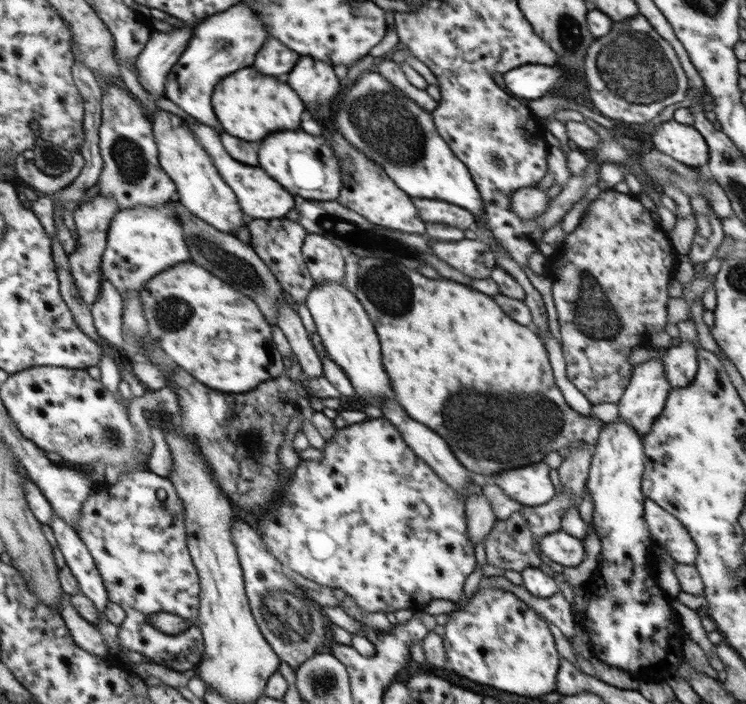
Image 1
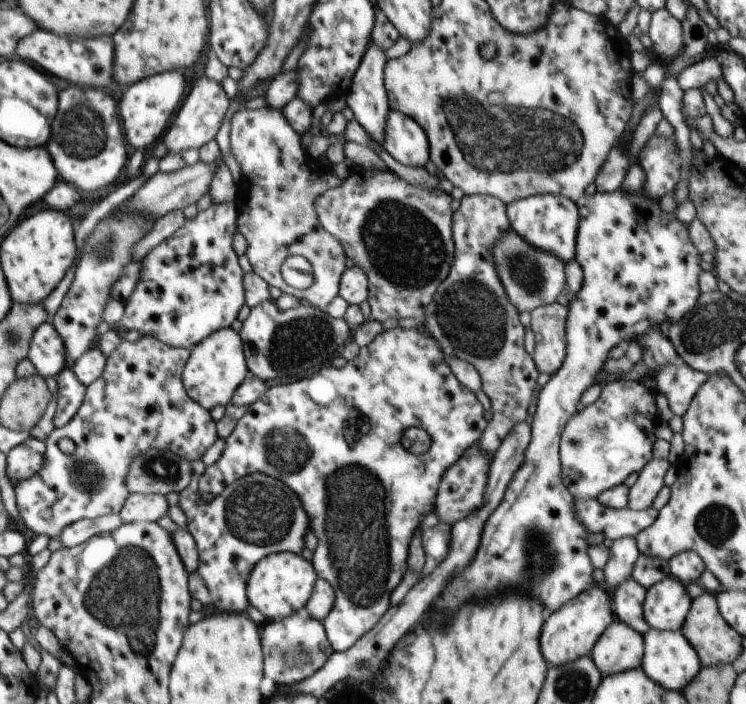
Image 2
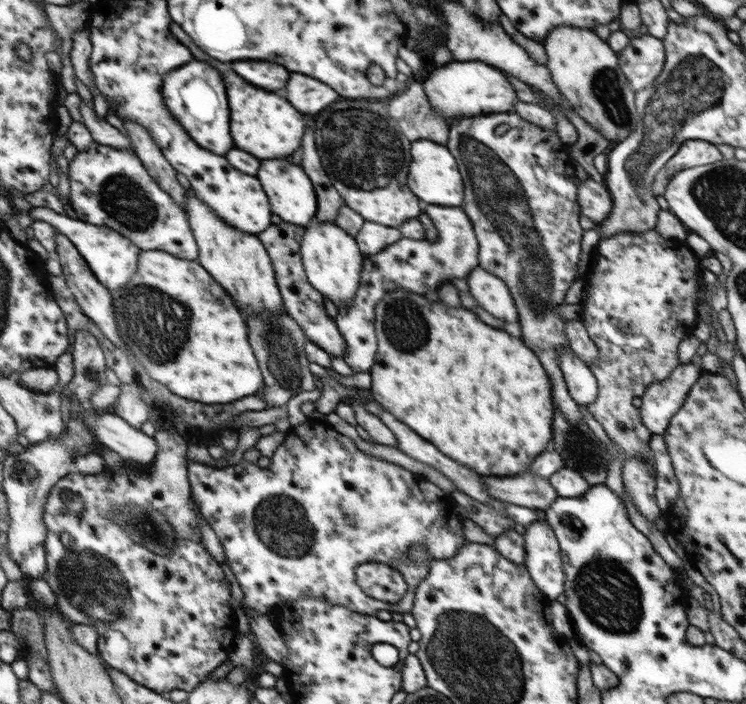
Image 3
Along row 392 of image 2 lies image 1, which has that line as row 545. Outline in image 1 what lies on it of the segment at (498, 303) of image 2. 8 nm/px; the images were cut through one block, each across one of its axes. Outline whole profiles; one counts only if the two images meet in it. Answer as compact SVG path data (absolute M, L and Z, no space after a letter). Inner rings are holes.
M520 512L512 513L506 522L497 519L485 540L488 564L518 572L526 567L540 568L541 556L534 552L534 534Z

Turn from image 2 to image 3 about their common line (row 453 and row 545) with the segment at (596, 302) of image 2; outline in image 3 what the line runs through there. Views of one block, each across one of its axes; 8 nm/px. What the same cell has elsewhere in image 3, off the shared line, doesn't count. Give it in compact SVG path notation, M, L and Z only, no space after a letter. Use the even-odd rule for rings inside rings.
M544 520L526 526L523 534L528 574L542 593L555 600L564 593L564 570L559 542L552 527Z

